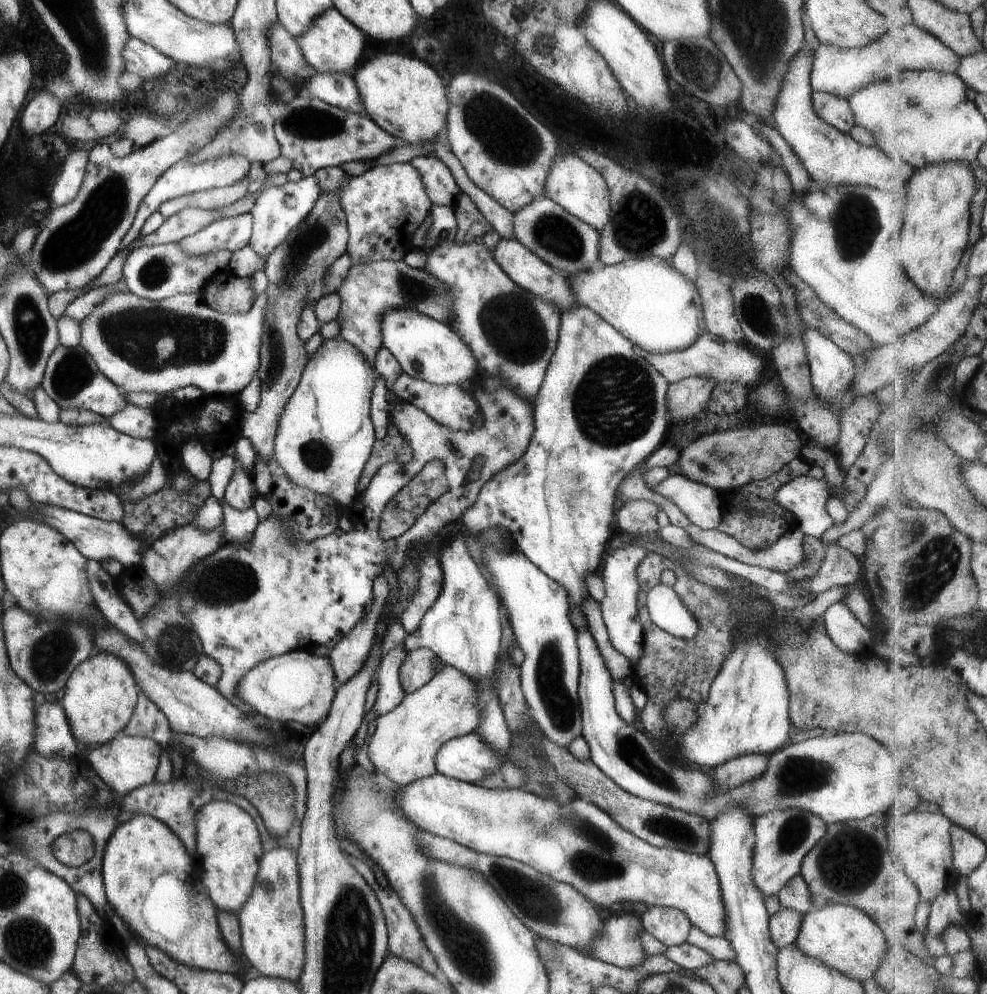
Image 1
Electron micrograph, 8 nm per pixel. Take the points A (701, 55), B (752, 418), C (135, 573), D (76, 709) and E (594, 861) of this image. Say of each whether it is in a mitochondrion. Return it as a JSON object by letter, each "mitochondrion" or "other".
{"A":"mitochondrion","B":"other","C":"other","D":"other","E":"mitochondrion"}

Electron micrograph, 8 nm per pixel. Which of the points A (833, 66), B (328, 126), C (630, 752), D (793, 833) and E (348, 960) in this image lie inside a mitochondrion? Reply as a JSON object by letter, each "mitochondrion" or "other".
{"A":"other","B":"mitochondrion","C":"mitochondrion","D":"mitochondrion","E":"mitochondrion"}

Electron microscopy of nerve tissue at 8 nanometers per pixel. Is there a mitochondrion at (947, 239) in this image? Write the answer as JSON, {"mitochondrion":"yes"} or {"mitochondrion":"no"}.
{"mitochondrion":"no"}

